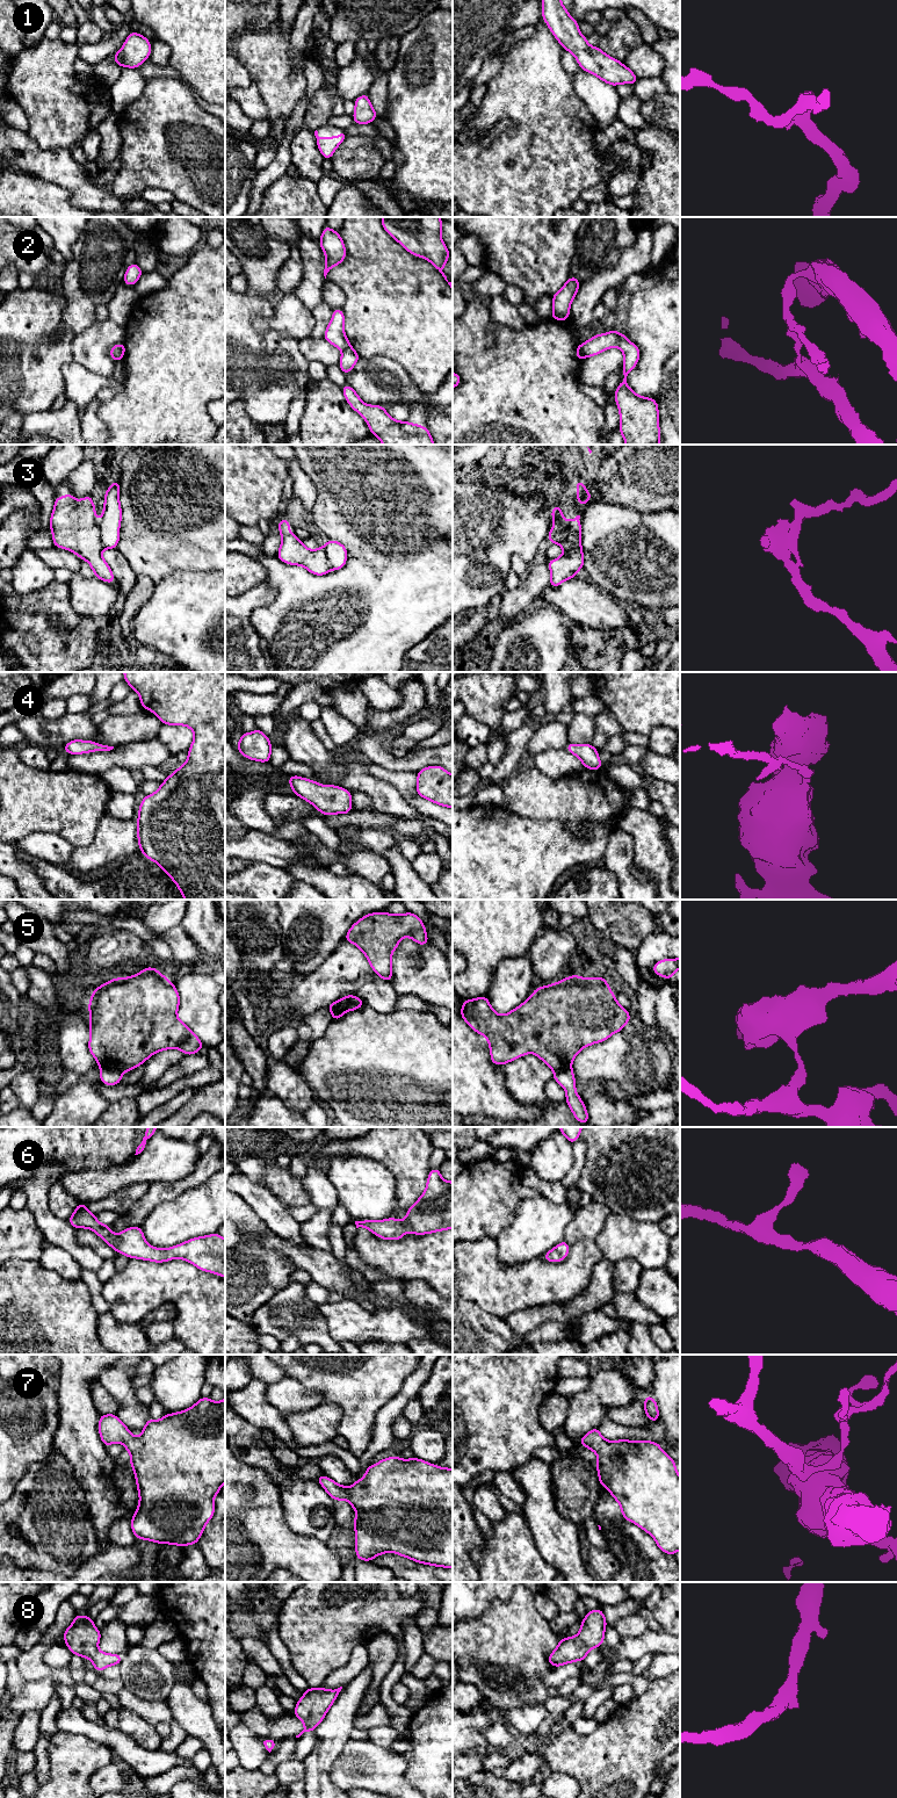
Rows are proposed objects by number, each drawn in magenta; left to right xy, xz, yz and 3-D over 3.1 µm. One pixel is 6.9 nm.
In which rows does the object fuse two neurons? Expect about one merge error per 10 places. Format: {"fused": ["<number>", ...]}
{"fused": ["2", "3", "5"]}

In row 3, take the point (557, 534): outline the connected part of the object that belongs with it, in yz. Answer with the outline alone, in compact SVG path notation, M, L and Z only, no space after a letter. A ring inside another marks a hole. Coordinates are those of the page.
M555 505L551 510L552 521L555 526L549 529L548 543L560 544L567 536L571 526L576 522L576 518L566 521L559 505Z

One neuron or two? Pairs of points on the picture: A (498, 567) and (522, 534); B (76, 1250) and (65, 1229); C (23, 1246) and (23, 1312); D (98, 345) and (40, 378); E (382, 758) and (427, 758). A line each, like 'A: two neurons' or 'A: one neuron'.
A: one neuron
B: one neuron
C: two neurons
D: two neurons
E: one neuron

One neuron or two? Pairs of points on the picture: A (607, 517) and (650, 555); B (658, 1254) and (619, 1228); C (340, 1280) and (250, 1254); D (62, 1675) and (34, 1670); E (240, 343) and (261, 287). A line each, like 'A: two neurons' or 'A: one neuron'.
A: one neuron
B: one neuron
C: two neurons
D: one neuron
E: two neurons

